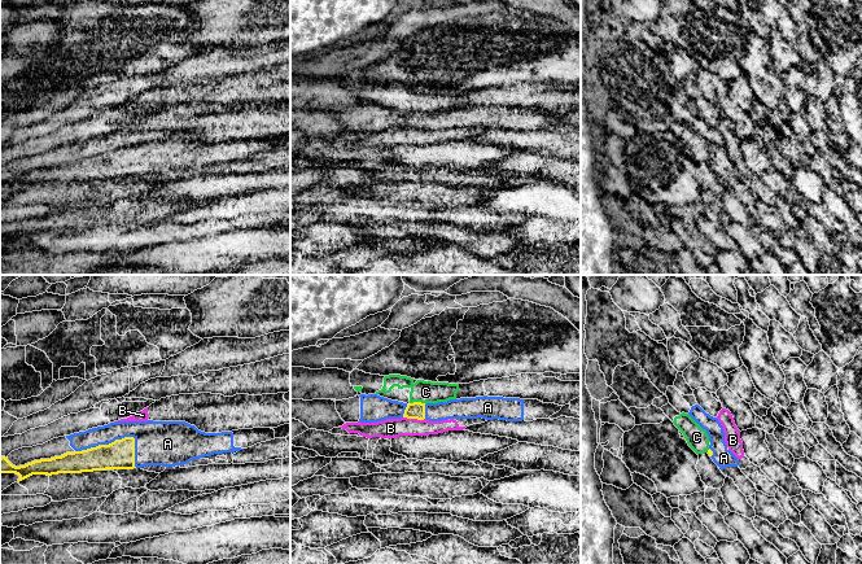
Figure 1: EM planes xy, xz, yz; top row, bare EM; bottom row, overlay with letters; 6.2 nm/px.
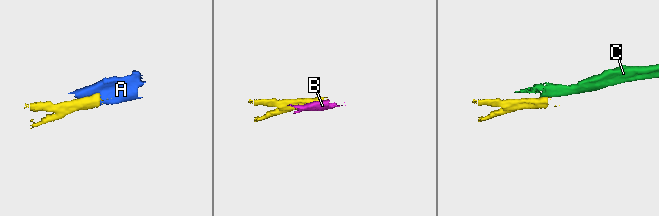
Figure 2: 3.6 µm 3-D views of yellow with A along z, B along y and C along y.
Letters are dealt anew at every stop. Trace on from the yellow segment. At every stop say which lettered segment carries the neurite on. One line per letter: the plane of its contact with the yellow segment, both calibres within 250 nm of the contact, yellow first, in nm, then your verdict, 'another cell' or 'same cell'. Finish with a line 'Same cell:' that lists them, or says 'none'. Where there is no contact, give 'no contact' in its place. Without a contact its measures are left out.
A: xy | 180/280 nm | same cell
B: xz | 110/130 nm | another cell
C: xz | 110/140 nm | another cell
Same cell: A

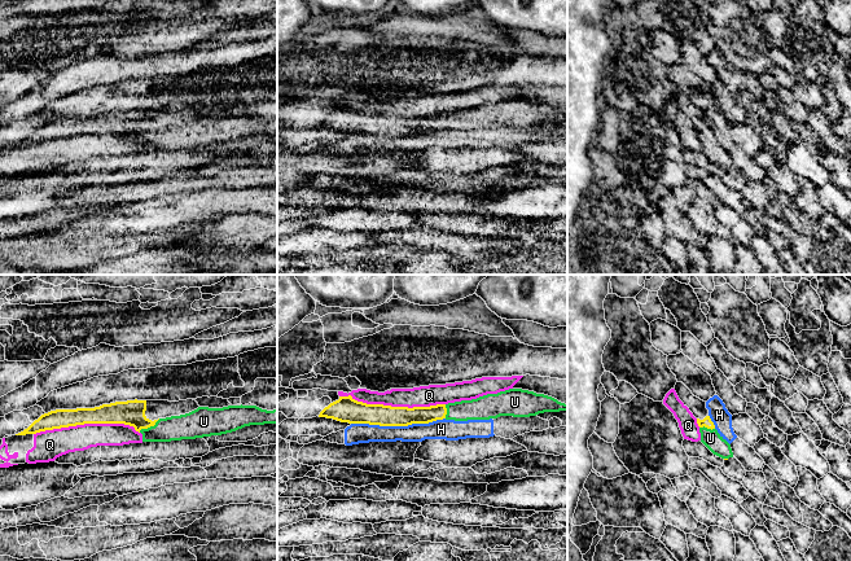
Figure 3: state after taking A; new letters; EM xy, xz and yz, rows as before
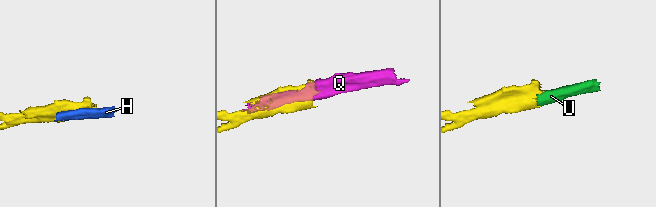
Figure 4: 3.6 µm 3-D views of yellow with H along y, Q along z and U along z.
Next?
H: xz | 130/130 nm | another cell
Q: xy | 140/180 nm | another cell
U: xy | 160/160 nm | same cell
Same cell: U

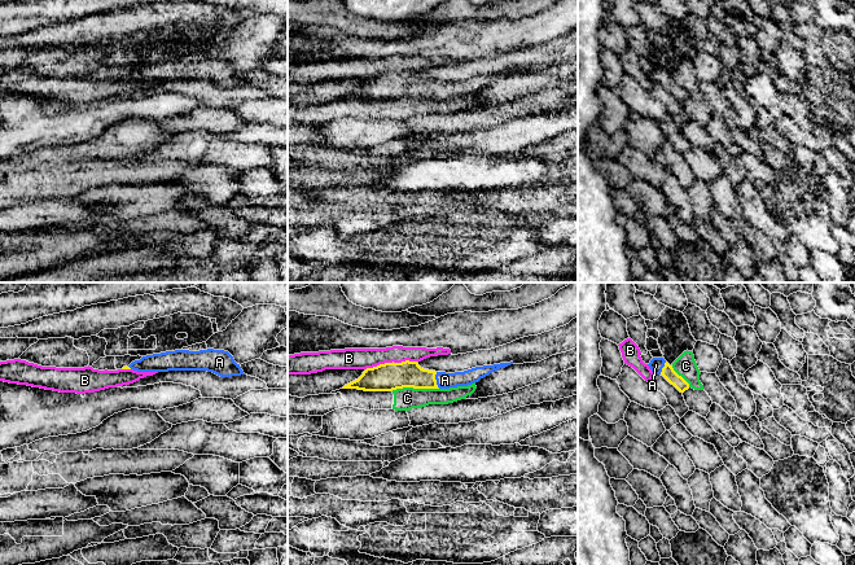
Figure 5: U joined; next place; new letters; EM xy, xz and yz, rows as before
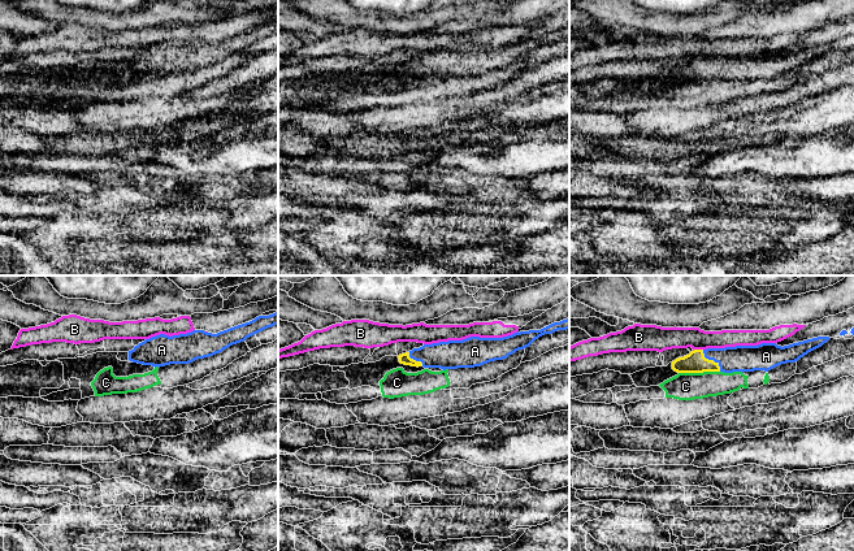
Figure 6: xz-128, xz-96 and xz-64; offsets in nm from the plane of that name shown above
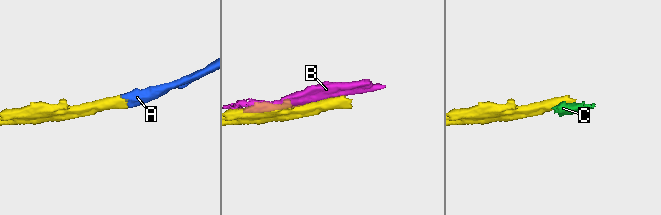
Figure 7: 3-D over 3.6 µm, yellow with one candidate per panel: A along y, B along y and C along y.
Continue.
A: xz | 160/100 nm | same cell
B: xz | 180/130 nm | another cell
C: xz | 180/140 nm | another cell
Same cell: A

